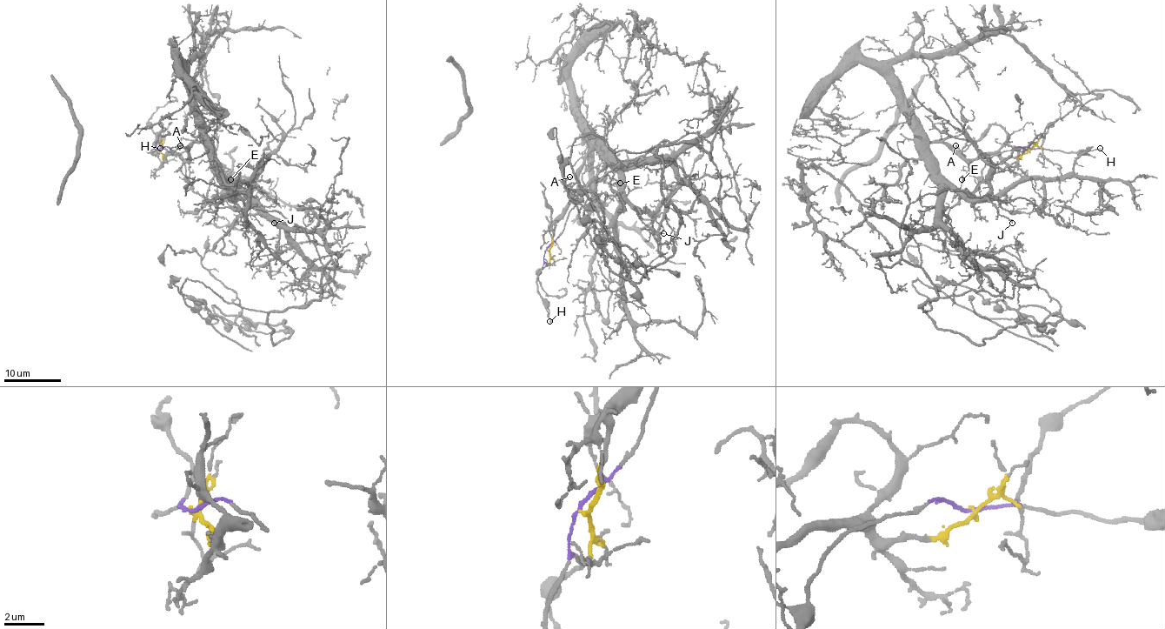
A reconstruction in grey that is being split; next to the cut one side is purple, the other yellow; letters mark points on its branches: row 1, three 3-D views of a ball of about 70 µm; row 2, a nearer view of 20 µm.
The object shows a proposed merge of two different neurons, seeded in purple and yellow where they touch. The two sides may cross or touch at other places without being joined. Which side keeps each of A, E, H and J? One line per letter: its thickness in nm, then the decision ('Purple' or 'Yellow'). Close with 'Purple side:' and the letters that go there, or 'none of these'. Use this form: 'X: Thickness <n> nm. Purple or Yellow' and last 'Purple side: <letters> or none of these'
A: Thickness 140 nm. Yellow
E: Thickness 140 nm. Yellow
H: Thickness 130 nm. Purple
J: Thickness 140 nm. Yellow
Purple side: H

